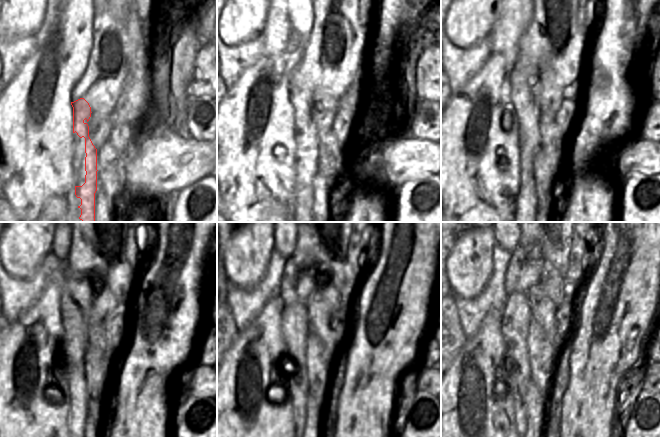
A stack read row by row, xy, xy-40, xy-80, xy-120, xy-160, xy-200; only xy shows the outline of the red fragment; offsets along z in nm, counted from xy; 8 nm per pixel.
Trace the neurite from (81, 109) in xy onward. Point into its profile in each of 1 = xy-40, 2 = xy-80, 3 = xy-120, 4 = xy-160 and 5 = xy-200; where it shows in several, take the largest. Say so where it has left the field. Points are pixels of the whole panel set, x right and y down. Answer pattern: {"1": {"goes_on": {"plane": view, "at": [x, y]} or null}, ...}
{"1": {"goes_on": {"plane": "xy-40", "at": [299, 95]}}, "2": {"goes_on": {"plane": "xy-80", "at": [524, 76]}}, "3": {"goes_on": {"plane": "xy-120", "at": [76, 294]}}, "4": {"goes_on": {"plane": "xy-160", "at": [297, 284]}}, "5": {"goes_on": {"plane": "xy-200", "at": [524, 270]}}}

